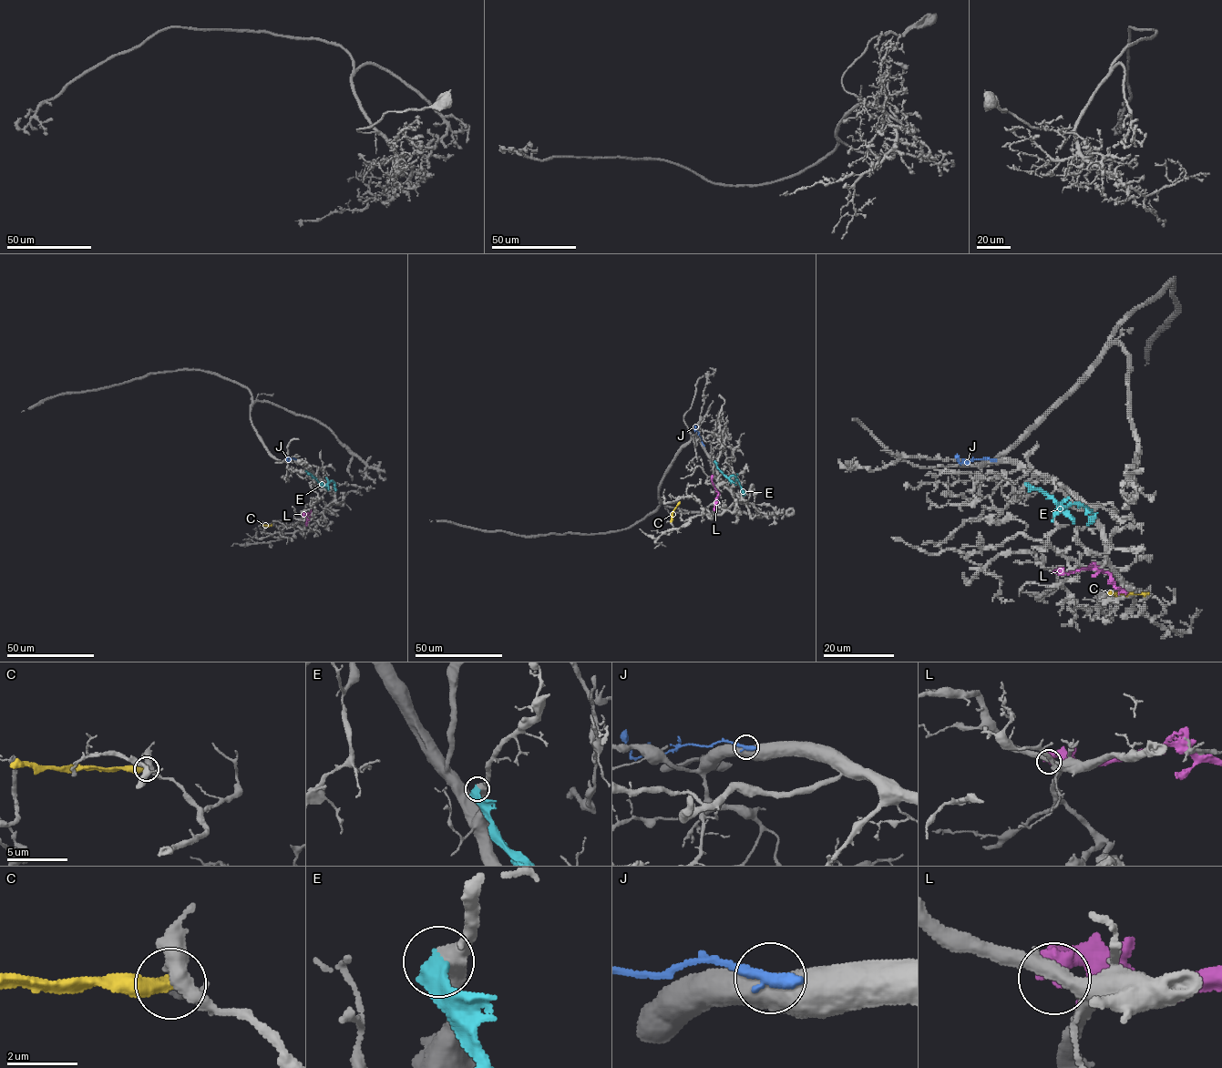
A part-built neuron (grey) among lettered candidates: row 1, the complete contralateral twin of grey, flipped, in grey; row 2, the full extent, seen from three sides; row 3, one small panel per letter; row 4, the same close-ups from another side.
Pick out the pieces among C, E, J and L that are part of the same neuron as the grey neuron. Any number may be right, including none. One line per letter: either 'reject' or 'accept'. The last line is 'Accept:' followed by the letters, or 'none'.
C: reject
E: reject
J: reject
L: reject
Accept: none

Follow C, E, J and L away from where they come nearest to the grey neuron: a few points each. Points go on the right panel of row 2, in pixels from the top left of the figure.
C: (1148, 593), (1108, 593)
E: (1026, 485), (1040, 488), (1054, 500), (1058, 506), (1056, 512), (1070, 503), (1084, 505), (1093, 517), (1086, 525)
J: (993, 459), (986, 458), (960, 463), (958, 455)
L: (1055, 571), (1070, 572), (1094, 567), (1103, 569), (1116, 587), (1127, 592)

